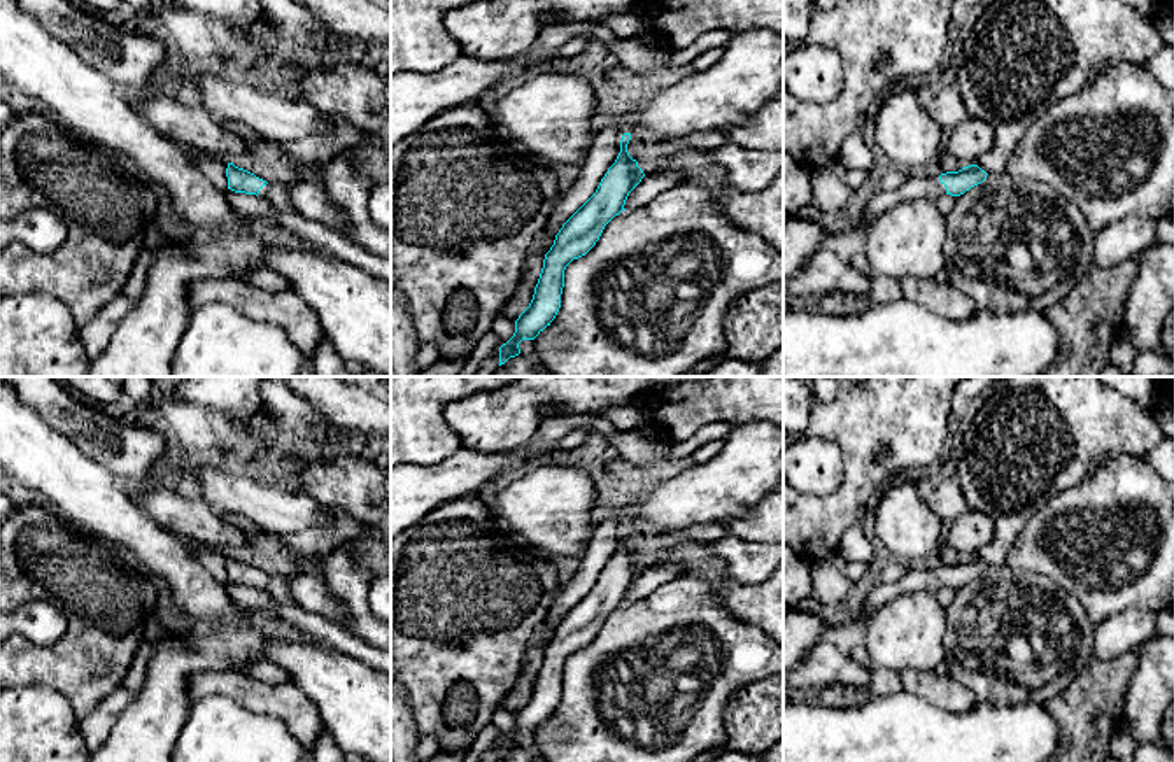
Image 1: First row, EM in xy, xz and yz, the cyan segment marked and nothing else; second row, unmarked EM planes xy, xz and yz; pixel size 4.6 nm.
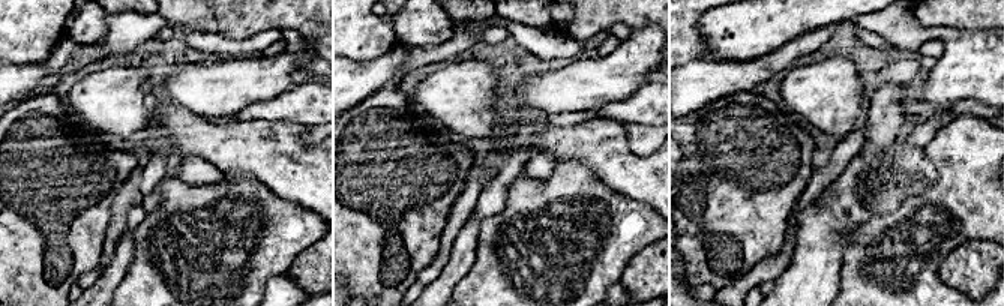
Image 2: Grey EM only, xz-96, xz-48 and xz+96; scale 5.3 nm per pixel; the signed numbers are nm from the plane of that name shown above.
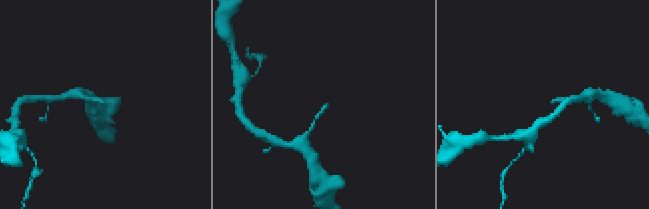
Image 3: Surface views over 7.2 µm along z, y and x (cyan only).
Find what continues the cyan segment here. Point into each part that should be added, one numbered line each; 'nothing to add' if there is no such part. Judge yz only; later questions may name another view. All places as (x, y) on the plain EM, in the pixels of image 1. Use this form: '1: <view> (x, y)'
1: yz (929, 580)

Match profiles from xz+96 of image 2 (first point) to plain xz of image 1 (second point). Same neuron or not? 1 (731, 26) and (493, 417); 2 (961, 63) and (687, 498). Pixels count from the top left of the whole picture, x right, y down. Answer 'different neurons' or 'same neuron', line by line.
1: same neuron
2: same neuron

